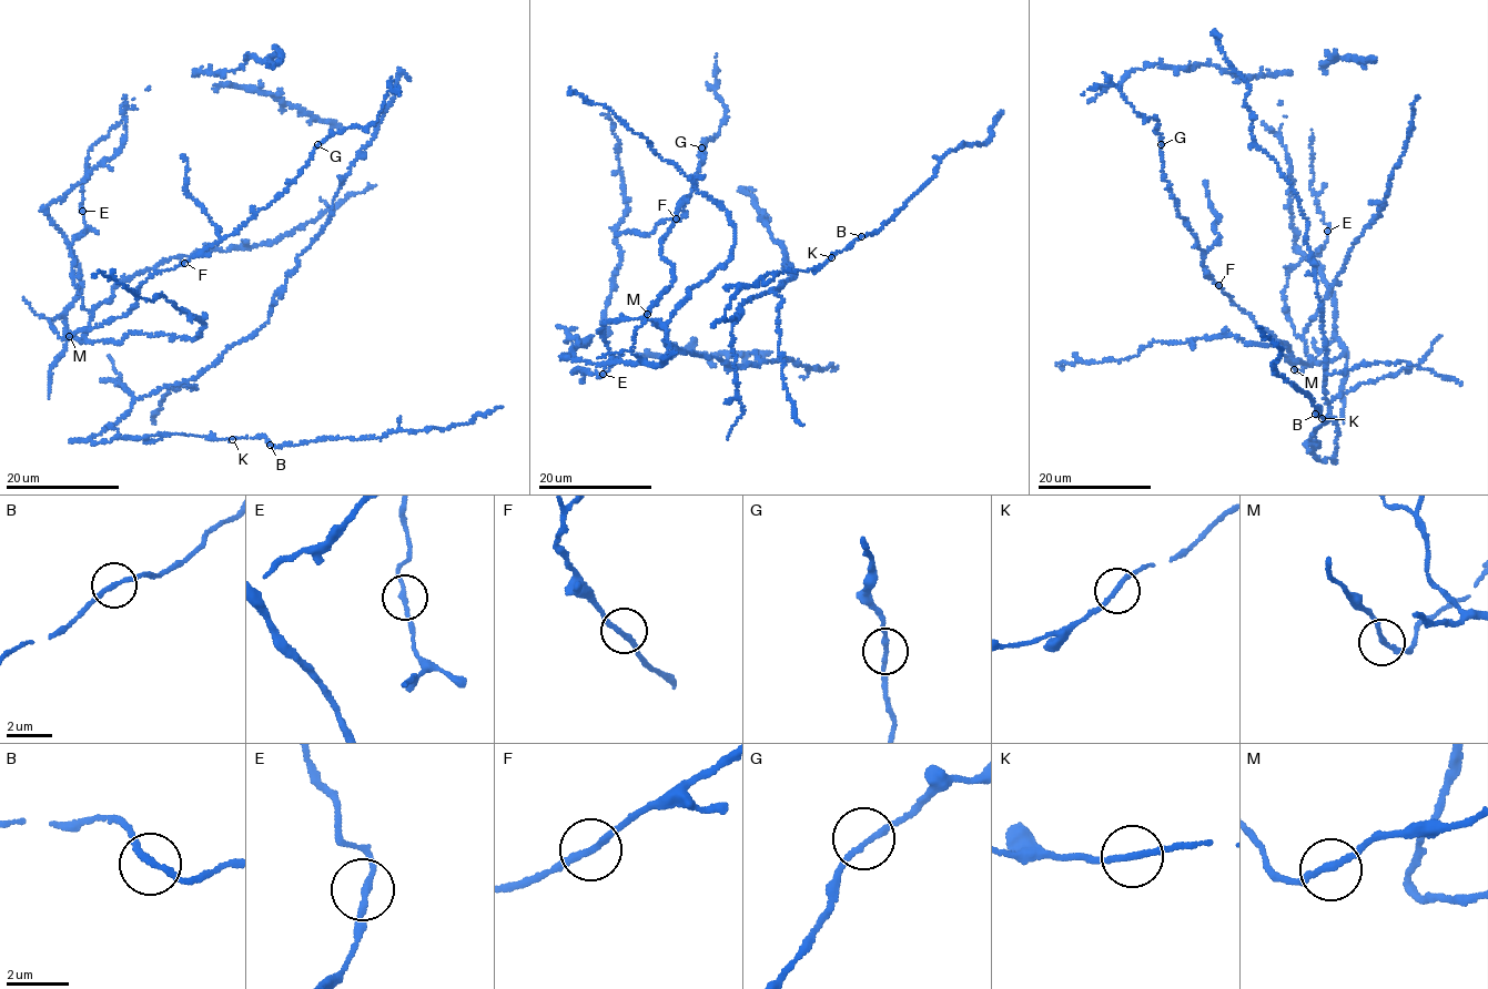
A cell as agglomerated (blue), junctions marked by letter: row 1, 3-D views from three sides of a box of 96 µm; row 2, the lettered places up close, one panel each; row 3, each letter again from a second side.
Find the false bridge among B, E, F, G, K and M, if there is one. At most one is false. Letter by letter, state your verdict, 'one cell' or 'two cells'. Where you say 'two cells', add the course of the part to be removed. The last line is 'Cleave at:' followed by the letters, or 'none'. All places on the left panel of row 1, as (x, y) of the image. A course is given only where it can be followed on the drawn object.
B: one cell
E: one cell
F: one cell
G: one cell
K: one cell
M: one cell
Cleave at: none

